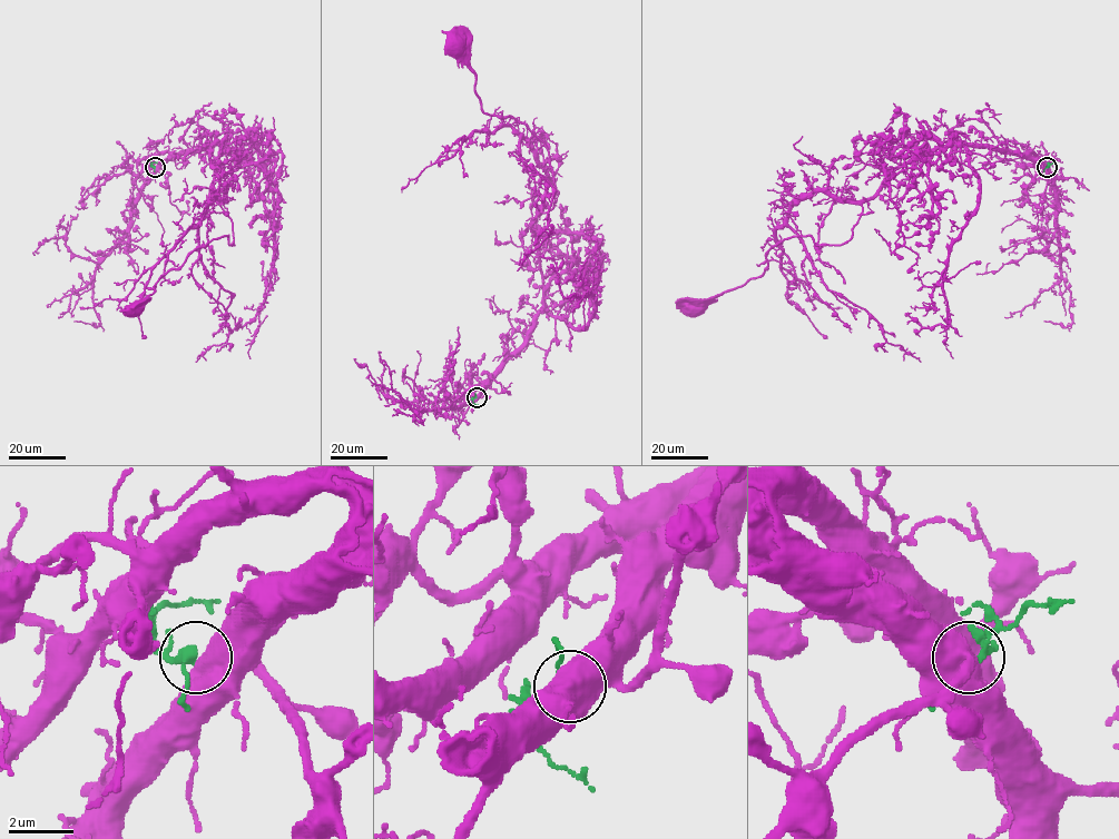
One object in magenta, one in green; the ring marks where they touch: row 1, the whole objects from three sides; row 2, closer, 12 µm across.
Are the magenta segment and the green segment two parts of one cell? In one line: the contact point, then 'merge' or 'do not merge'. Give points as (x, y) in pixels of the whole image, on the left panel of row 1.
at (155, 167); merge

